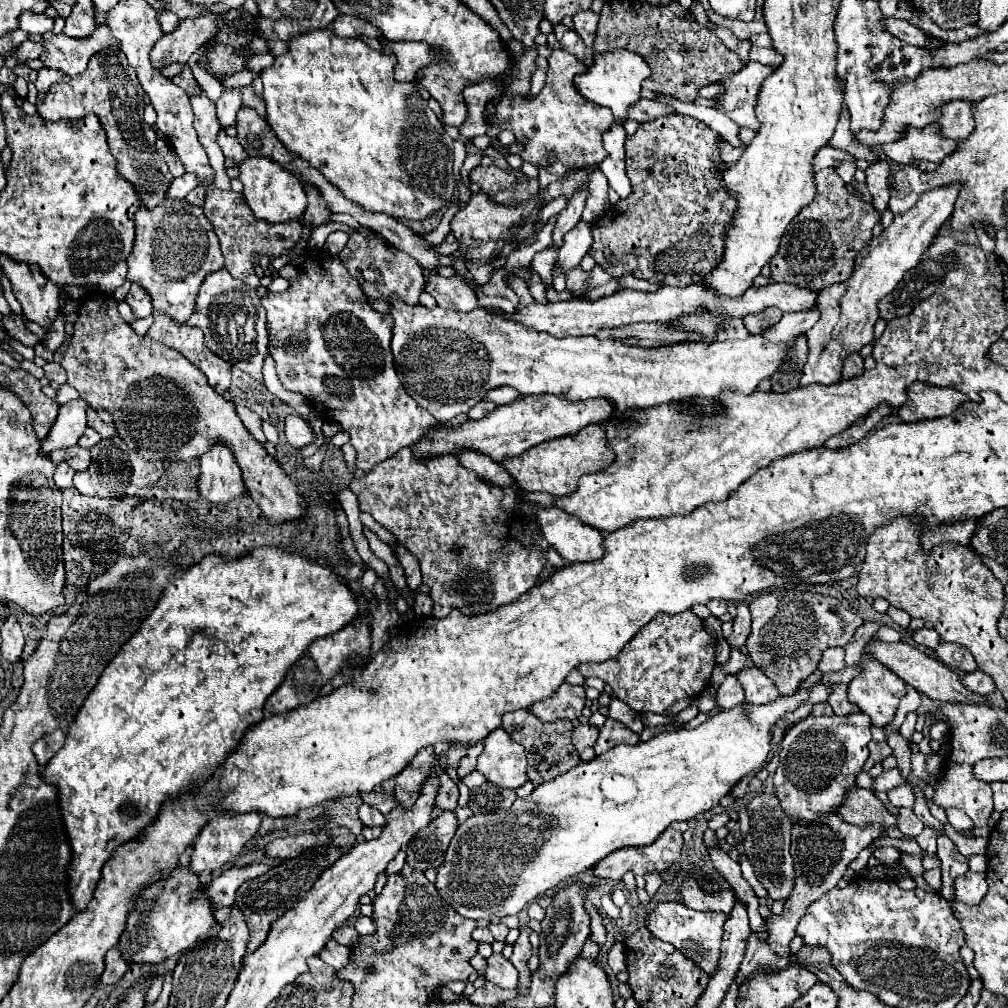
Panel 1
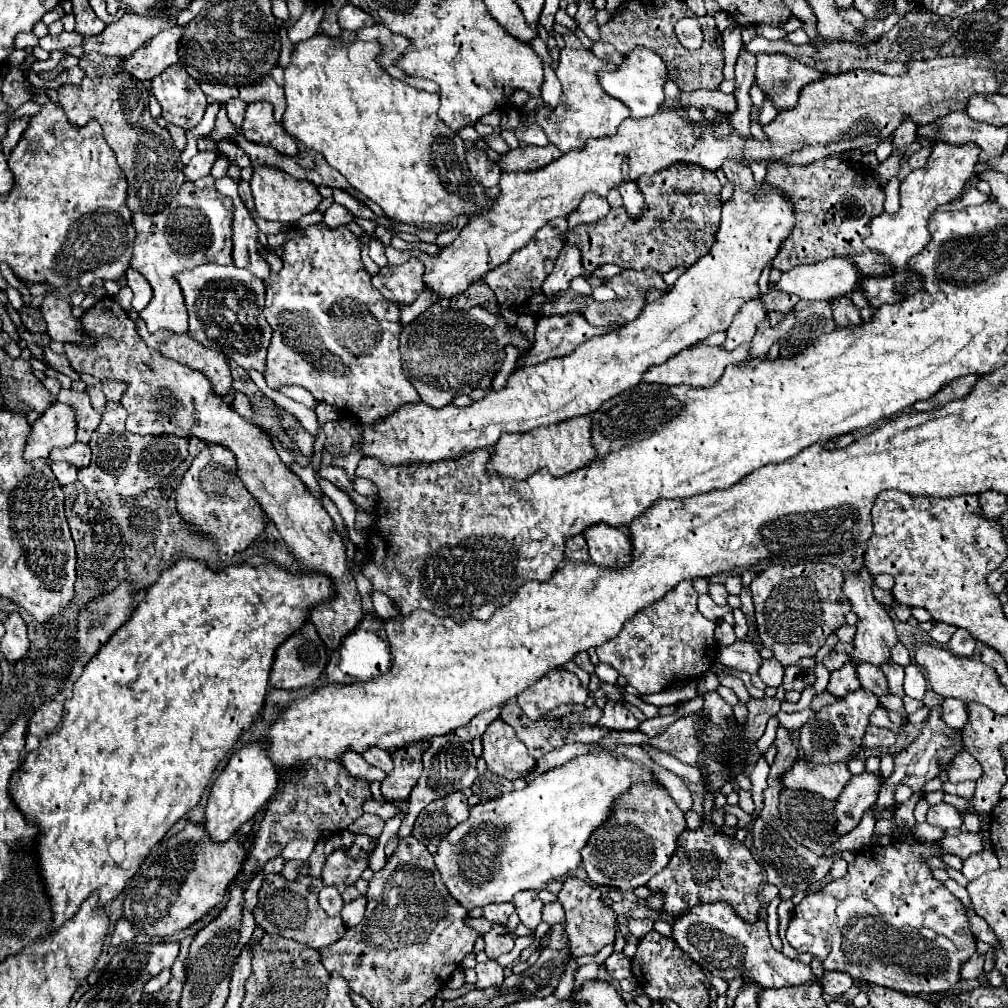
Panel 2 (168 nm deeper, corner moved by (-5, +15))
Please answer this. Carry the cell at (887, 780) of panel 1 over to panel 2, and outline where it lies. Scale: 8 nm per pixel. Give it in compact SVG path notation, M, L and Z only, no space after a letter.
M860 773L850 777L848 785L844 787L842 795L838 797L836 805L834 805L834 813L836 813L836 829L834 833L838 837L844 837L846 833L850 833L862 813L876 803L878 799L878 789L880 789L880 775L878 773Z

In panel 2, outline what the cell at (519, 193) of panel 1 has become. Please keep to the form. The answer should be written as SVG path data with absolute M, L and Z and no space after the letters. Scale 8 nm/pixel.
M552 143L546 147L518 147L502 155L500 167L502 171L534 171L538 167L546 167L558 157L562 157L562 151Z

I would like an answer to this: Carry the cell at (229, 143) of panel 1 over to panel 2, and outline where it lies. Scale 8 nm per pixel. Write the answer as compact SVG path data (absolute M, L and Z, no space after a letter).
M222 139L218 143L218 149L220 149L220 155L224 155L230 161L230 165L238 165L240 169L244 169L244 167L250 165L248 157L244 157L244 153L240 153L240 149L236 149L236 145L232 145L230 141Z

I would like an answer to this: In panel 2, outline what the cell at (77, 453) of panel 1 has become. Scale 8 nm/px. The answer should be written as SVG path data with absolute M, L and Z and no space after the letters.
M74 443L68 449L54 449L50 453L50 461L66 461L74 467L86 467L90 463L90 447L86 443Z

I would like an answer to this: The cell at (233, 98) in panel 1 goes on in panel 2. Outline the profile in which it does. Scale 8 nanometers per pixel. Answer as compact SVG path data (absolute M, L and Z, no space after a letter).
M230 99L226 103L226 109L228 109L228 119L230 123L242 131L242 119L244 119L244 111L246 111L246 103L242 99Z

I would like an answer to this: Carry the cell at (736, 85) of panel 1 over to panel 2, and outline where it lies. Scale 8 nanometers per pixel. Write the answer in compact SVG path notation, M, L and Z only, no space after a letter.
M760 53L756 59L756 83L764 95L774 101L774 107L778 111L796 107L800 89L824 77L824 73L806 67L784 53Z

